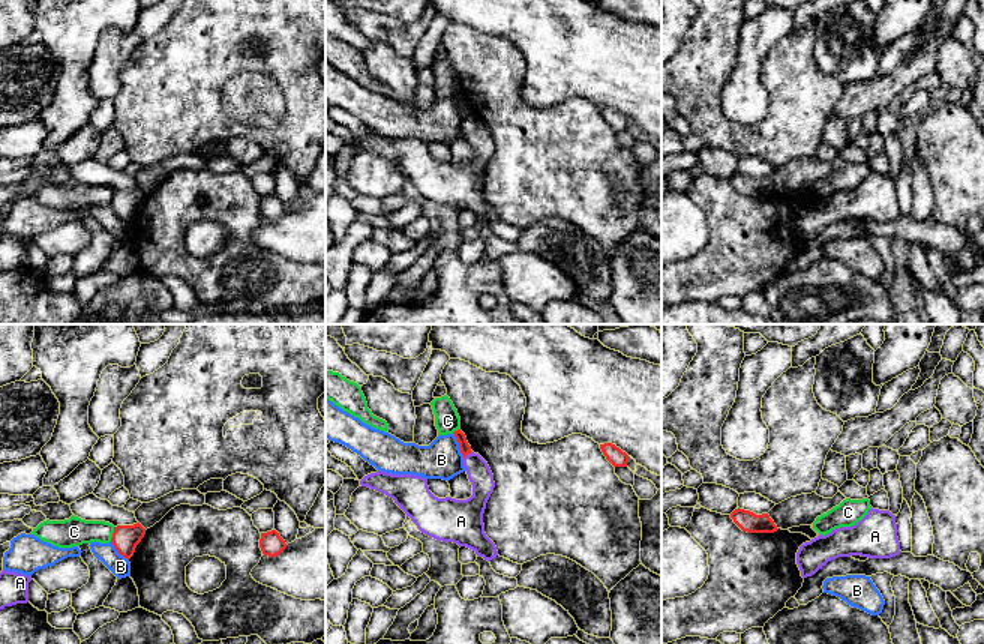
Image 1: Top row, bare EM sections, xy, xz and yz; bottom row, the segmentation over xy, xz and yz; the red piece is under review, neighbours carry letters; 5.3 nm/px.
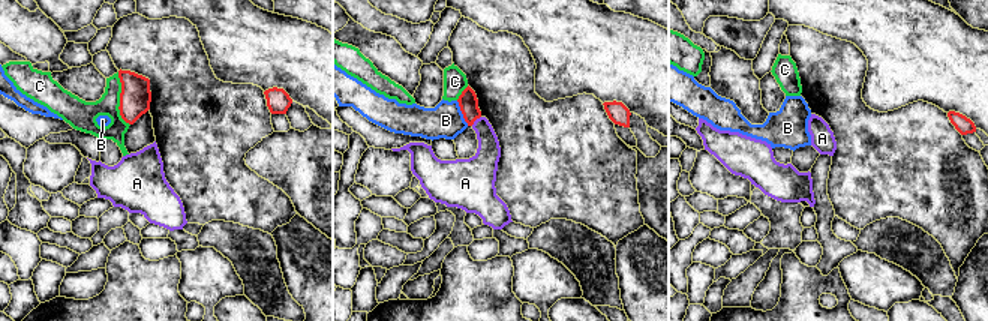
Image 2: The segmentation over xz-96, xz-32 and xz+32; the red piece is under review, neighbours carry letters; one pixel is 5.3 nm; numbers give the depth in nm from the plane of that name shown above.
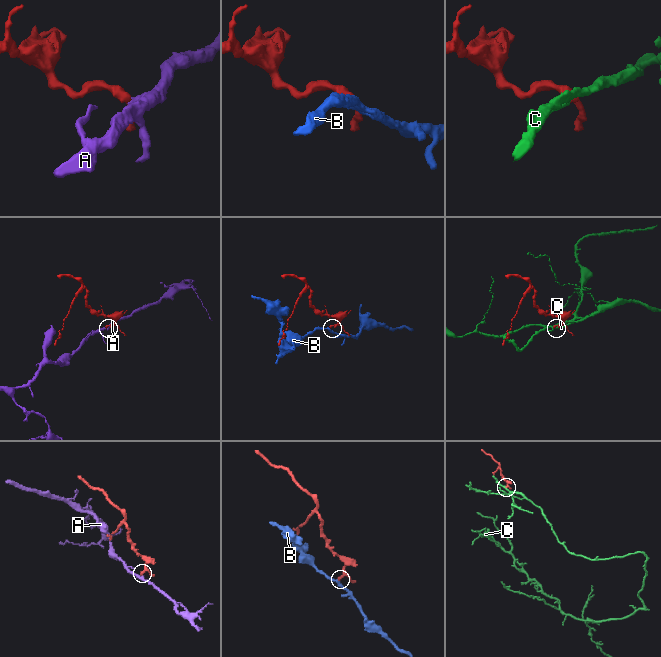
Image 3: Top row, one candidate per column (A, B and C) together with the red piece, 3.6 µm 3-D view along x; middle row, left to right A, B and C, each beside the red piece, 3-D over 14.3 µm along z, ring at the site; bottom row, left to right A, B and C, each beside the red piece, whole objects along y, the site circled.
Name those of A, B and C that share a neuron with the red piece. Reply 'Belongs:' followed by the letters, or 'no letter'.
Belongs: no letter

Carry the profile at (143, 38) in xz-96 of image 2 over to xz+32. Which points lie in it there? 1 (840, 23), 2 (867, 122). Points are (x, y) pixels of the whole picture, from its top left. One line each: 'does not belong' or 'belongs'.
1: does not belong
2: belongs

